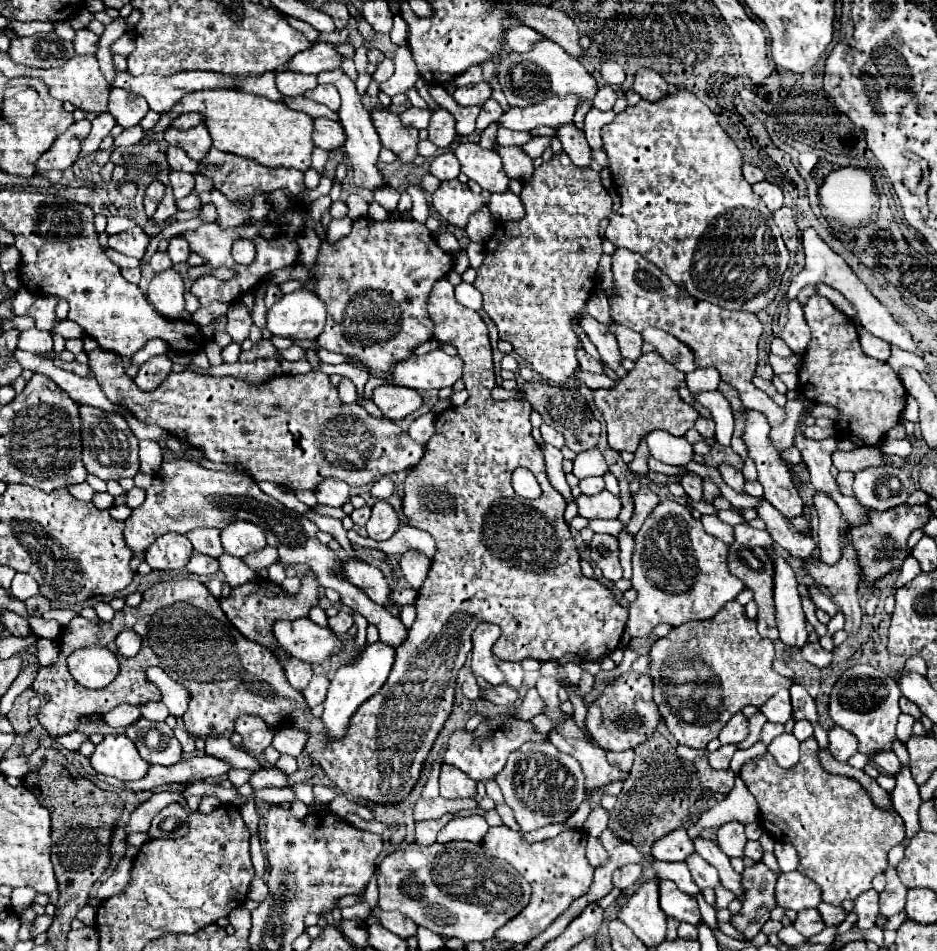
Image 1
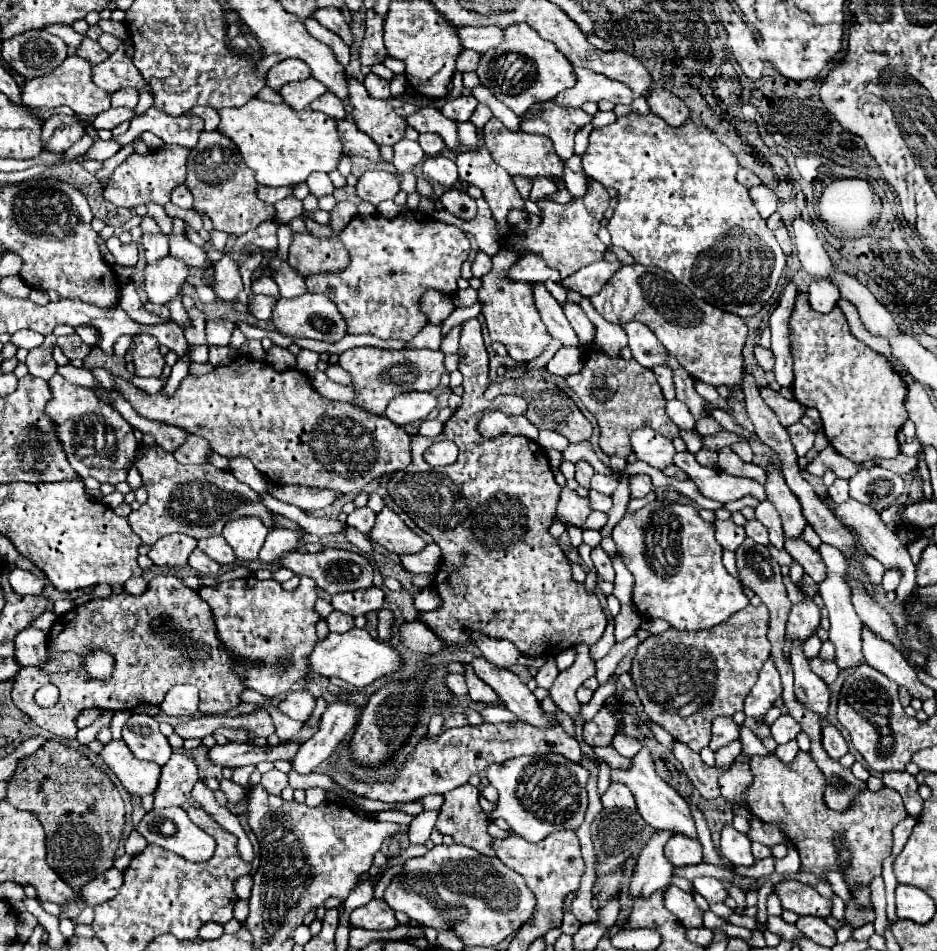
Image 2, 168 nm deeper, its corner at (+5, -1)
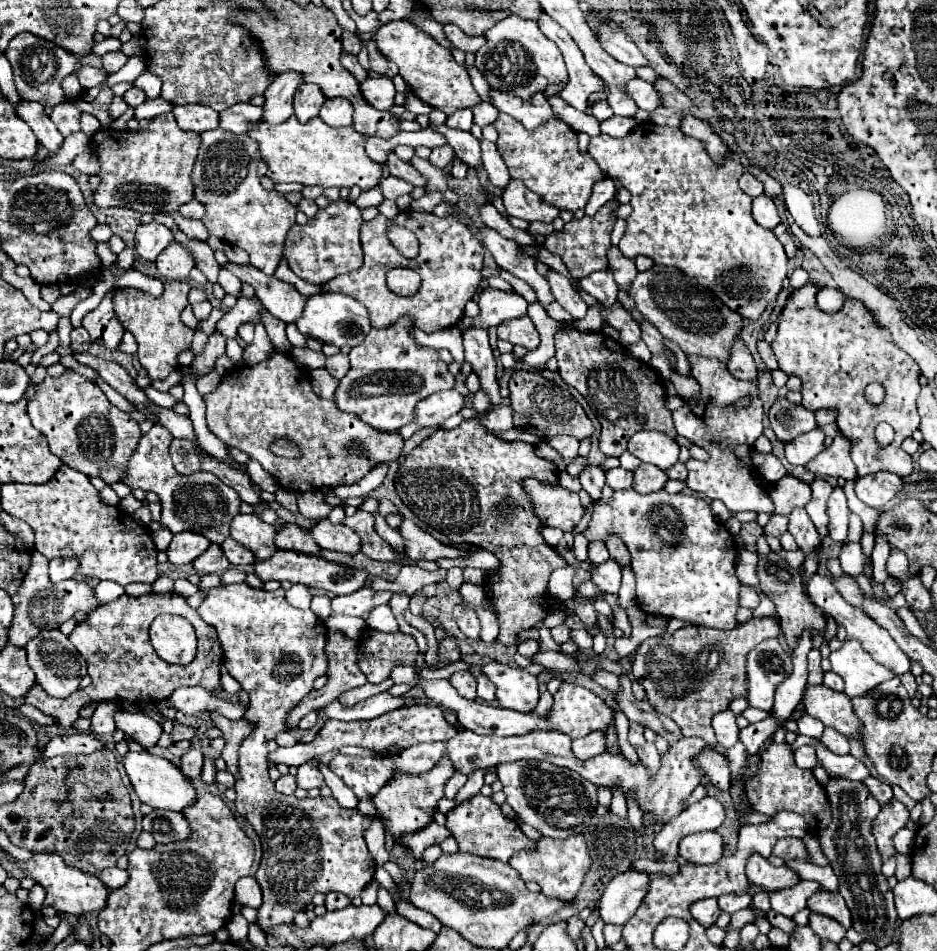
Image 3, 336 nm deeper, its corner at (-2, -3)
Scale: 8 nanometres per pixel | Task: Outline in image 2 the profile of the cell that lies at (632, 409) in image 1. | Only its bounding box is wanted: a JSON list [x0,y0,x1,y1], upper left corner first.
[566,350,680,458]

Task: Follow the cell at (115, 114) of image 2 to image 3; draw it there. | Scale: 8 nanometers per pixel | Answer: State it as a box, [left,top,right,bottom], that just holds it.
[135,98,173,120]

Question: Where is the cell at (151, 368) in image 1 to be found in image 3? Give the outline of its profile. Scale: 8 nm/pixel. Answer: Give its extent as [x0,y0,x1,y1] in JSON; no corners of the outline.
[113,282,193,378]

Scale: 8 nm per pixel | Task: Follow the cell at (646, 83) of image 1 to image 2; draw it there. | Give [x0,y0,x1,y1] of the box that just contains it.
[646,88,690,126]

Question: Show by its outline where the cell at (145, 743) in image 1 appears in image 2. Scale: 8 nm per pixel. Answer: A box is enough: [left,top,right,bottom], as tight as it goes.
[122,714,172,766]

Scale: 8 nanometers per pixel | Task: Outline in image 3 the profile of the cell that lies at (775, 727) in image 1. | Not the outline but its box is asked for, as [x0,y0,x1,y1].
[797,714,825,738]

